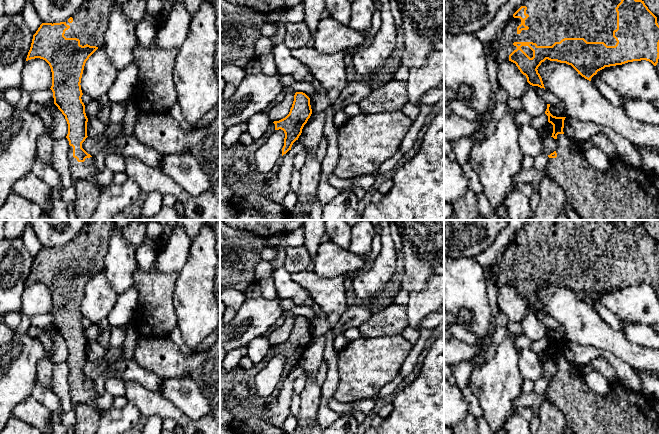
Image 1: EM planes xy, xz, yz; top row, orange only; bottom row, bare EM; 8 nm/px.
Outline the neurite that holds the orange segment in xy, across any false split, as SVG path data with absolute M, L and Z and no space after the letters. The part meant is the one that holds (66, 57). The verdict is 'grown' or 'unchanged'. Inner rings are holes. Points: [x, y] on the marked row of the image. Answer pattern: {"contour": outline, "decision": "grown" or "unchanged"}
{"contour": "M83 0L77 12L65 22L53 24L42 23L36 33L33 35L31 47L26 58L26 61L35 58L43 59L51 68L52 86L50 89L53 92L54 104L65 116L68 124L68 134L66 138L68 139L70 145L68 151L68 160L70 164L70 173L73 180L89 181L97 185L101 191L104 188L97 183L95 178L95 175L99 172L99 170L95 165L94 157L83 149L83 142L88 137L88 118L85 113L85 105L81 99L83 93L80 83L86 61L98 48L103 46L104 34L108 28L110 12L115 4L115 0Z", "decision": "grown"}

